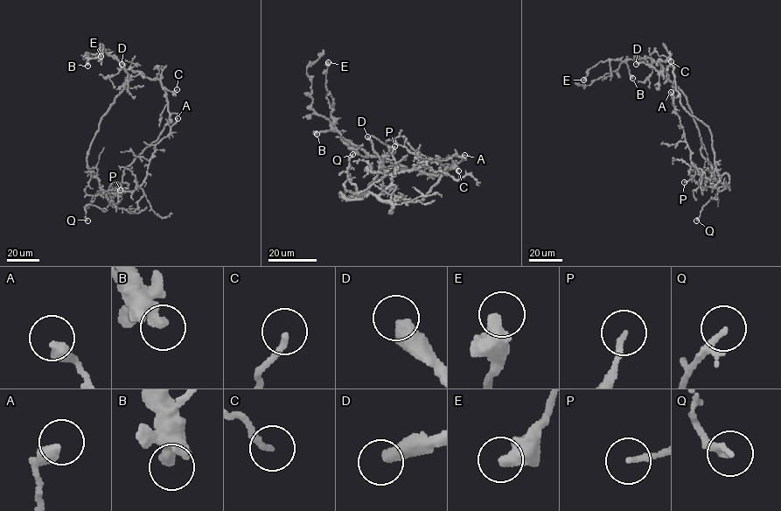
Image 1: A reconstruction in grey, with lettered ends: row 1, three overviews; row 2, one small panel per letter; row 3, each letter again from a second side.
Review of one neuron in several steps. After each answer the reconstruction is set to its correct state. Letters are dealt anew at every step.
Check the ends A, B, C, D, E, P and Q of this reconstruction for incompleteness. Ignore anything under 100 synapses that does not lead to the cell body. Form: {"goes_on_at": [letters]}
{"goes_on_at": ["D"]}

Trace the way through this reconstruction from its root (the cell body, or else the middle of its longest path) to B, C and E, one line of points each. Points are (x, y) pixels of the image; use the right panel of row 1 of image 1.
B: (673, 73), (673, 64), (669, 58), (650, 65), (640, 59), (630, 59), (626, 62), (632, 78)
C: (673, 73), (673, 65), (666, 66), (671, 61)
E: (673, 73), (669, 58), (650, 65), (639, 59), (609, 59), (590, 68), (583, 80)

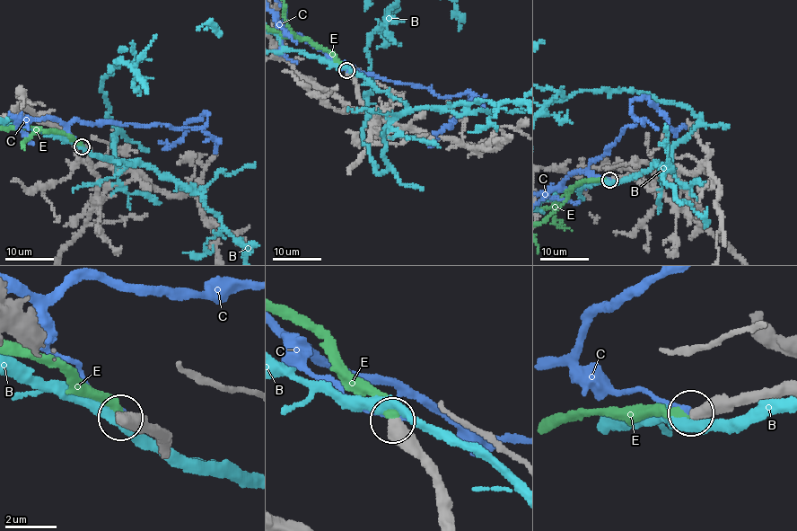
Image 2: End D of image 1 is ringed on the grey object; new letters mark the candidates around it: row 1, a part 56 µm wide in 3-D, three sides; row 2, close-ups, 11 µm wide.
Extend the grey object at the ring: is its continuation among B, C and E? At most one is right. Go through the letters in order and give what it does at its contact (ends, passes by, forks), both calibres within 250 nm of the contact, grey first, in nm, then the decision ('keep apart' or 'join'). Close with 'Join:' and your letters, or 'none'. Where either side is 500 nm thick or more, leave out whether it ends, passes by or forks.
B: 550/360 nm | keep apart
C: 550/190 nm | keep apart
E: 500/360 nm | join
Join: E

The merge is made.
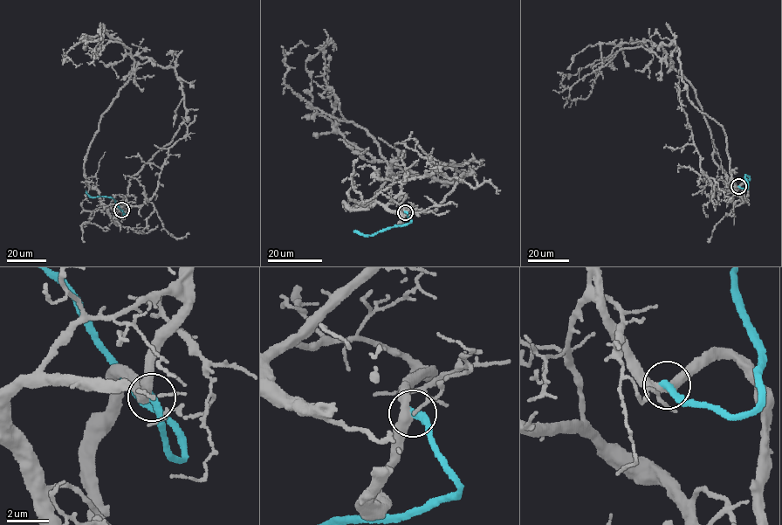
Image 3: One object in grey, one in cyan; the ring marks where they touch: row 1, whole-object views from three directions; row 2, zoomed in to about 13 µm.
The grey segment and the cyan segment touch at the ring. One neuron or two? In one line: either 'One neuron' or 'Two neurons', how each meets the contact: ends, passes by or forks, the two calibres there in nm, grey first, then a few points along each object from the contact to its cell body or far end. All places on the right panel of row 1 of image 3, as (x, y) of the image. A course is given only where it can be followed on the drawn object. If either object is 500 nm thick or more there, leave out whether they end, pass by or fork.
Two neurons. At the ring grey passes by. At the ring cyan ends. Thickness 420 nm (grey) against 360 nm. Course of grey: (738, 186), (731, 177), (730, 193), (713, 158), (691, 85), (643, 47), (617, 51), (588, 96), (567, 100). Course of cyan: (738, 186), (747, 188), (745, 175), (749, 177), (749, 180), (744, 176)

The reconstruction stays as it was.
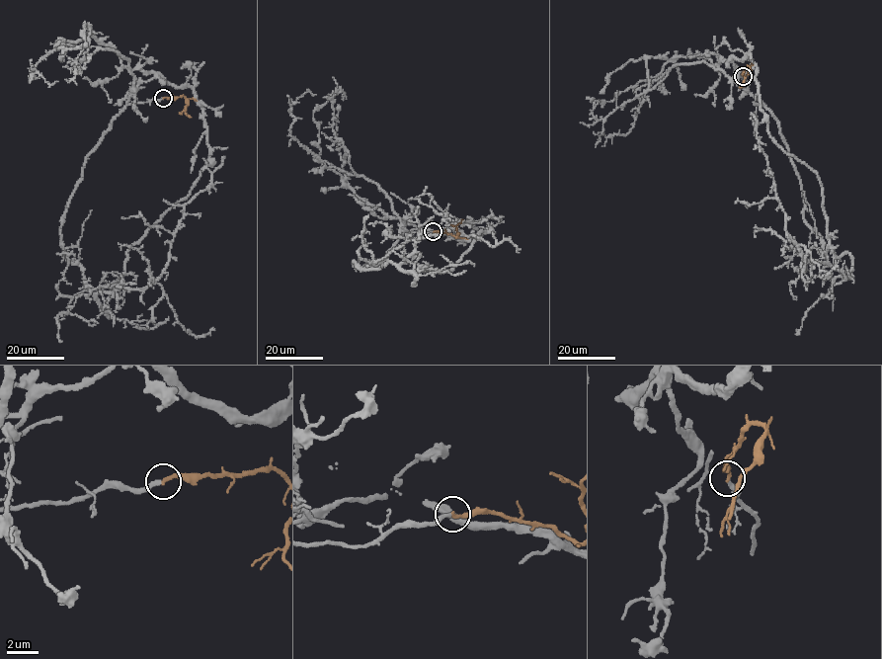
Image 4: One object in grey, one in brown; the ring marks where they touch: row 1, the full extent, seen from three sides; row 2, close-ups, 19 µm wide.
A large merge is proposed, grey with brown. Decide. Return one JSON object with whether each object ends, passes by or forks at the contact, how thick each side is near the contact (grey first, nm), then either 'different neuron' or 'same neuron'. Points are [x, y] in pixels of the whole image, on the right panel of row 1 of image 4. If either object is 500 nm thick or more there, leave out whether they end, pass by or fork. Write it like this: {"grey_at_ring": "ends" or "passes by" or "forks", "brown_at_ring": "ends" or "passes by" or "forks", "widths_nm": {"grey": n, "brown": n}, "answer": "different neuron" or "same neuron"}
{"grey_at_ring": "ends", "brown_at_ring": "ends", "widths_nm": {"grey": 240, "brown": 240}, "answer": "same neuron"}

